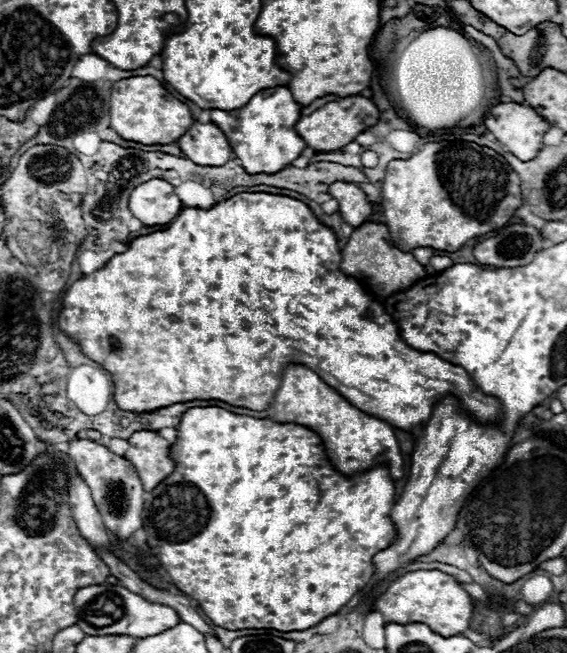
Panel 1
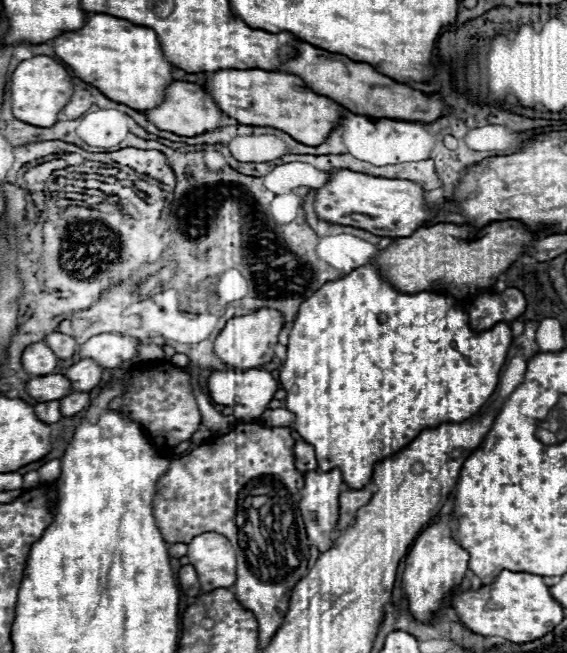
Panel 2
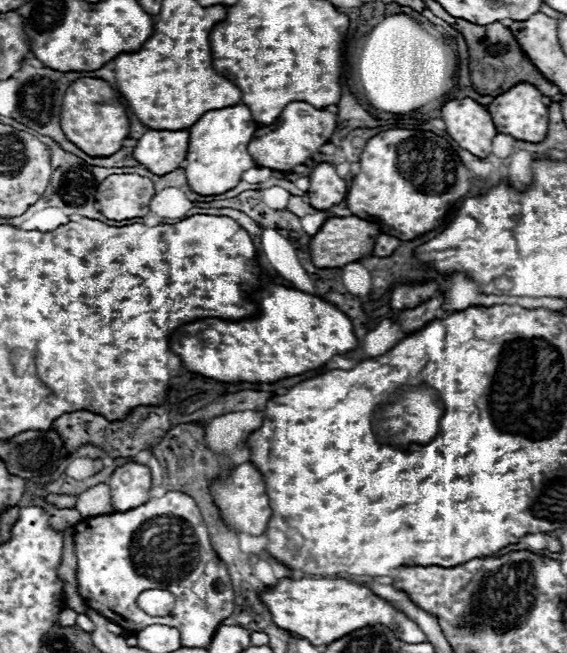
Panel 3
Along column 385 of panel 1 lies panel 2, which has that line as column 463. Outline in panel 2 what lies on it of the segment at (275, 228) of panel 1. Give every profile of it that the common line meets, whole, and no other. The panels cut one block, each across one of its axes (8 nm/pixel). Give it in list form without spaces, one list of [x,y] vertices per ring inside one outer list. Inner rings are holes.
[[[366,264],[366,266],[360,266],[360,268],[352,270],[350,274],[342,276],[340,280],[332,280],[332,282],[324,284],[318,292],[314,292],[308,300],[302,302],[300,312],[298,312],[298,316],[294,320],[292,330],[290,330],[288,356],[286,356],[284,366],[280,370],[280,384],[286,390],[286,408],[296,414],[294,430],[308,444],[312,444],[314,450],[316,450],[318,470],[328,472],[332,468],[340,468],[340,472],[344,476],[344,482],[350,488],[362,488],[362,486],[366,486],[372,480],[372,472],[374,472],[374,464],[376,462],[380,462],[382,458],[390,458],[396,452],[400,452],[422,430],[436,428],[442,422],[464,422],[470,416],[474,416],[482,408],[482,404],[490,398],[490,394],[494,392],[494,388],[498,384],[500,368],[502,368],[502,364],[506,360],[510,342],[512,342],[512,332],[510,332],[510,324],[508,322],[498,322],[490,330],[474,332],[470,328],[470,324],[468,324],[468,312],[464,312],[462,308],[454,308],[446,296],[436,294],[436,292],[404,294],[404,292],[396,290],[382,276],[382,272],[376,266]]]

